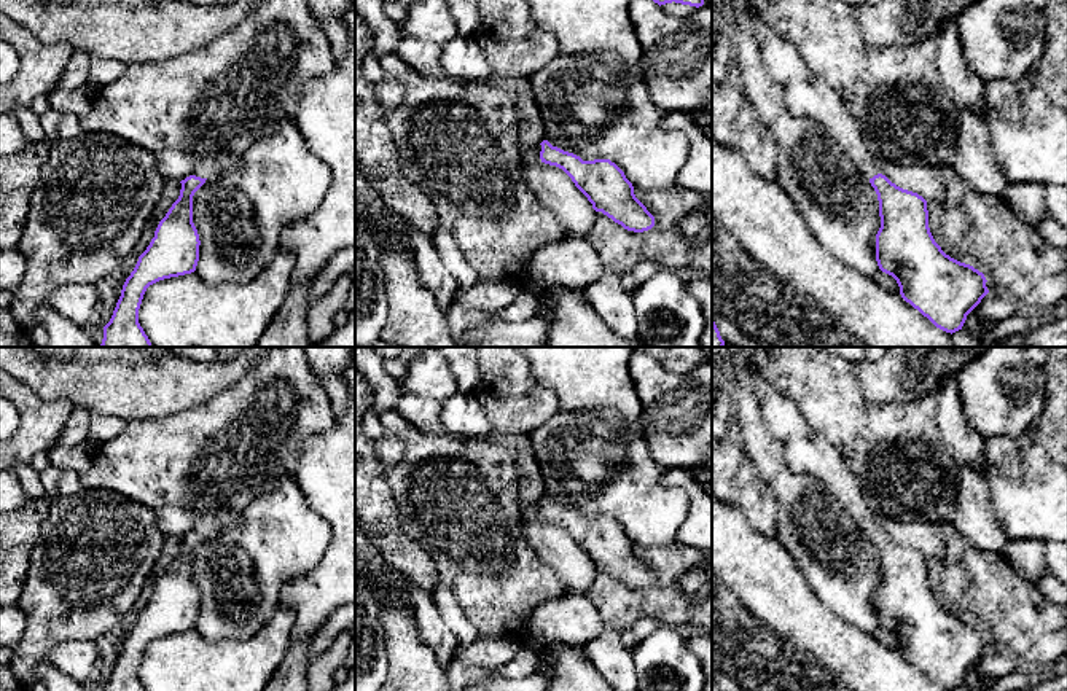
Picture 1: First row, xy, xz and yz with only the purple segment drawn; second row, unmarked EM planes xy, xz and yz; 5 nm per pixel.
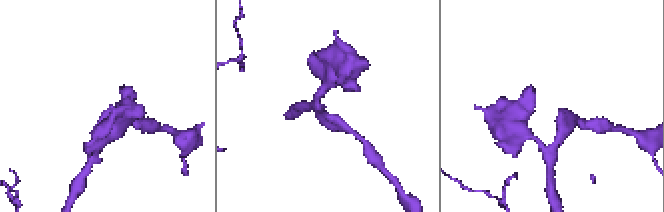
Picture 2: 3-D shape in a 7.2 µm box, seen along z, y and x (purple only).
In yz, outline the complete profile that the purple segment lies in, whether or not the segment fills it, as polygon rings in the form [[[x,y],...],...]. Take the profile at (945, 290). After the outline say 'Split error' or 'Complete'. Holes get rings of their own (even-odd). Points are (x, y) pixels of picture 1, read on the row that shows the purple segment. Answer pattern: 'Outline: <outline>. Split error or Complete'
Outline: [[[752,0],[742,5],[760,43],[761,62],[782,86],[790,113],[815,121],[844,162],[870,178],[879,201],[879,269],[897,280],[901,298],[936,328],[951,334],[962,330],[967,315],[989,293],[984,274],[941,250],[928,228],[927,201],[877,172],[877,159],[841,94],[807,67],[795,45],[760,19]]]. Split error

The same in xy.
Outline: [[[229,153],[196,154],[194,170],[182,180],[178,199],[159,221],[154,237],[126,279],[100,347],[153,347],[139,323],[147,288],[159,280],[191,274],[199,261],[199,234],[193,223],[193,196],[207,178],[237,161]]]. Split error

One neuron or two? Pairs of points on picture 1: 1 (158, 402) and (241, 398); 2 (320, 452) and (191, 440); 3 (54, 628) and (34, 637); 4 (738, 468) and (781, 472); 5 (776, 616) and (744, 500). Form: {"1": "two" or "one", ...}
{"1": "two", "2": "two", "3": "one", "4": "two", "5": "two"}

